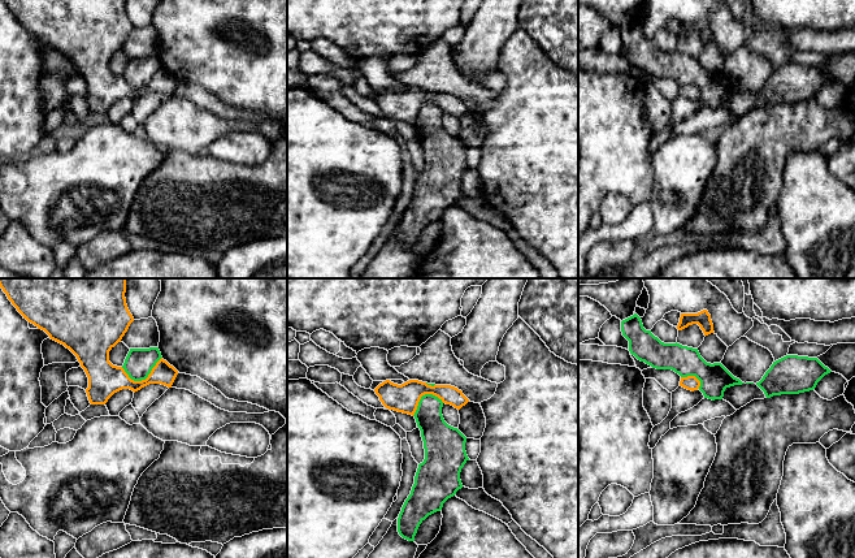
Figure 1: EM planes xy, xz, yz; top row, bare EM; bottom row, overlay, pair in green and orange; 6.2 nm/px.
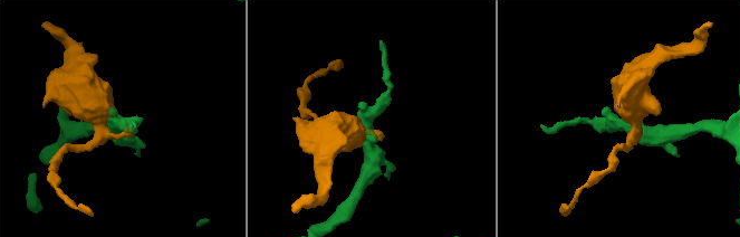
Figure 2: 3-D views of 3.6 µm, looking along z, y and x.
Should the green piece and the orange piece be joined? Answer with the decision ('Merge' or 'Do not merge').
Do not merge

